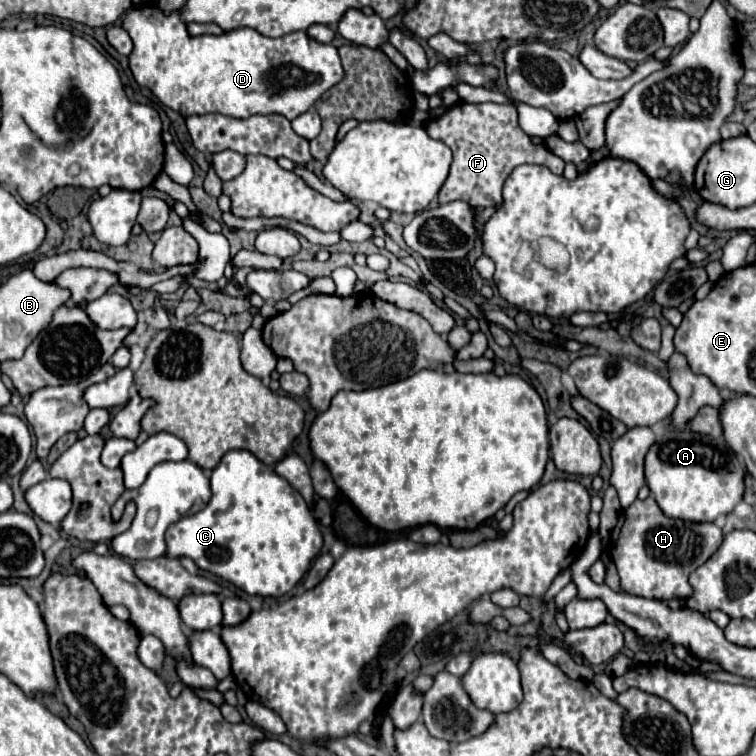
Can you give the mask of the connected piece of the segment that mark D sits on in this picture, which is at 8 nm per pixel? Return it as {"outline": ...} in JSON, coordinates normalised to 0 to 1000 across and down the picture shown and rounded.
{"outline":[[[196,4],[190,9],[172,12],[161,25],[161,36],[177,57],[177,65],[169,73],[169,83],[180,110],[185,115],[196,115],[201,126],[212,131],[212,136],[235,147],[241,155],[267,149],[294,149],[304,155],[370,149],[381,157],[389,157],[407,147],[431,118],[452,104],[455,94],[447,67],[439,60],[415,54],[405,41],[378,44],[368,52],[349,49],[336,38],[310,38],[294,46],[254,49],[238,20],[238,12],[220,20],[206,4]]]}

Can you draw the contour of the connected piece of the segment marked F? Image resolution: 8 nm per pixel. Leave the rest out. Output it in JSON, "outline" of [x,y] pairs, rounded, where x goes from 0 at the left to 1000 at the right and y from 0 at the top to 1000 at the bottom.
{"outline":[[[603,136],[593,149],[571,157],[563,165],[571,184],[587,187],[598,202],[601,216],[579,263],[595,269],[601,263],[619,266],[624,274],[664,274],[664,247],[680,221],[709,216],[725,221],[733,231],[743,231],[746,213],[735,208],[720,189],[706,189],[685,165],[685,147],[669,136]]]}

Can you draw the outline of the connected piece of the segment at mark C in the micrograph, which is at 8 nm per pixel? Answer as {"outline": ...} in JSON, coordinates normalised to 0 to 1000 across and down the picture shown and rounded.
{"outline":[[[302,597],[280,623],[280,660],[259,681],[228,692],[220,705],[220,721],[220,737],[246,734],[257,739],[265,753],[310,771],[328,787],[370,790],[402,763],[413,742],[421,737],[426,708],[405,663],[376,631],[365,628],[360,618],[341,610],[331,597]]]}

